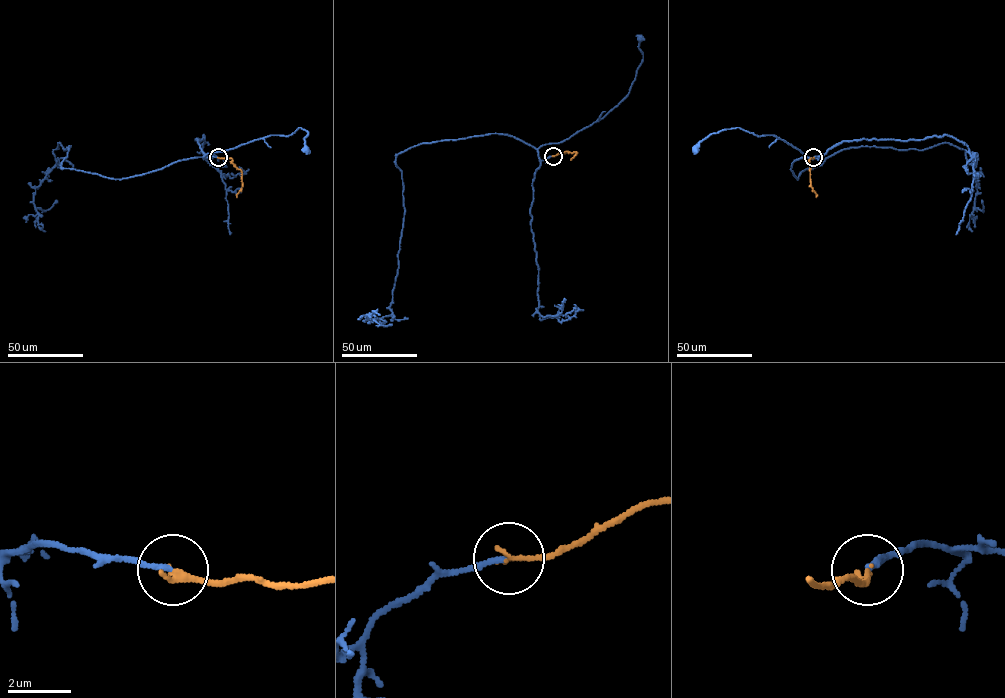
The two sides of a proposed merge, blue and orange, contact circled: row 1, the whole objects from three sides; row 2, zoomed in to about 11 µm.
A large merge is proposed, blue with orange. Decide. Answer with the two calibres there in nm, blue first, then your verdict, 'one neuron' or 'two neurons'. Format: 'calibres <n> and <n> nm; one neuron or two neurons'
calibres 140 and 190 nm; one neuron

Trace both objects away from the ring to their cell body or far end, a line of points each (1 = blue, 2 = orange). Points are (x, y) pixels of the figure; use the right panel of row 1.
1: (813, 157), (807, 157), (775, 136), (755, 135), (738, 128), (710, 134), (696, 148)
2: (813, 157), (808, 163), (810, 185), (816, 197)

